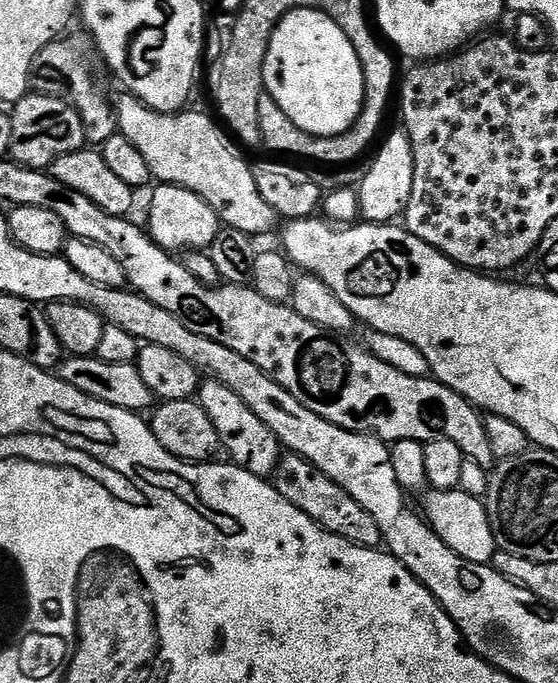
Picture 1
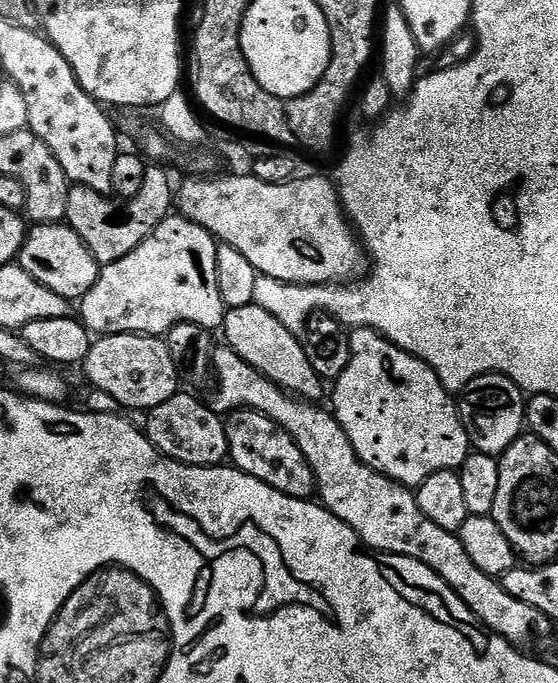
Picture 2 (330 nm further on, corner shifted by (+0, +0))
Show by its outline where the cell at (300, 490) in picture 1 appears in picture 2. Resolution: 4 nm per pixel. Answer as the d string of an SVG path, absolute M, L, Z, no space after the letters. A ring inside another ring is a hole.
M237 410L225 419L224 425L228 455L231 463L241 472L258 478L258 482L266 482L266 486L290 498L312 500L317 495L316 479L302 450L298 450L294 438L277 430L276 424L270 422L270 418L251 410Z

